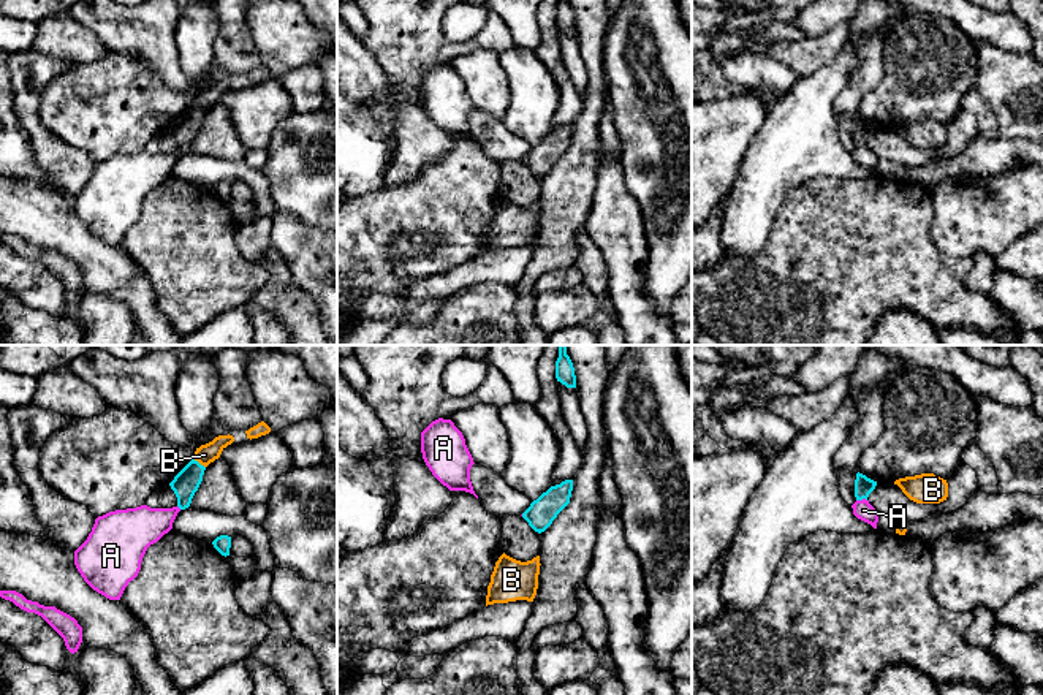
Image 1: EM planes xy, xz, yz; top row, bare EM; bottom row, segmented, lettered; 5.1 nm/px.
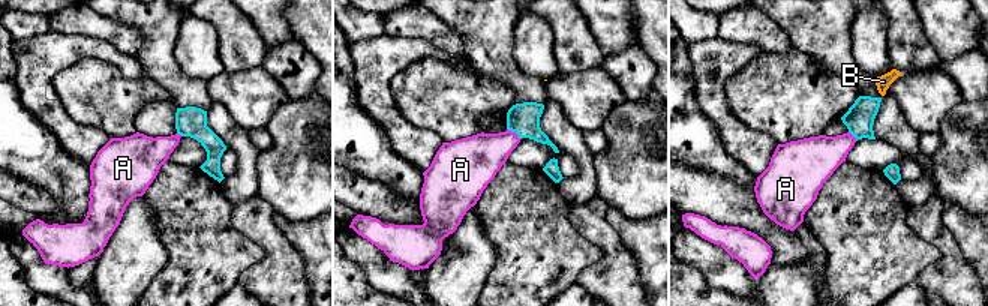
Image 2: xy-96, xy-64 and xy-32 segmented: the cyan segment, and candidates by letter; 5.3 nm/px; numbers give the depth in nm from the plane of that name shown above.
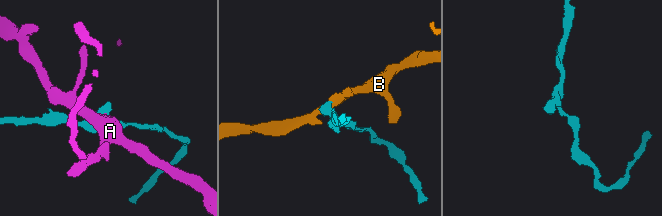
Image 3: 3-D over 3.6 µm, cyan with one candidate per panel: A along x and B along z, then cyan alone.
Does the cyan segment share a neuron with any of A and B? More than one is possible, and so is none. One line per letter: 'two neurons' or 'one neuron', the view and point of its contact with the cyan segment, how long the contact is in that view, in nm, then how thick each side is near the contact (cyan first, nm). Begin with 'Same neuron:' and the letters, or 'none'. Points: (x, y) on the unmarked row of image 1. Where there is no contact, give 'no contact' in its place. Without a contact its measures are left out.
Same neuron: none
A: two neurons; meets cyan in yz at (861, 144); contact 60 nm long; 100 nm thick on the cyan side, 100 nm on the other
B: two neurons; meets cyan in xy at (198, 108); contact 80 nm long; 140 nm thick on the cyan side, 100 nm on the other

